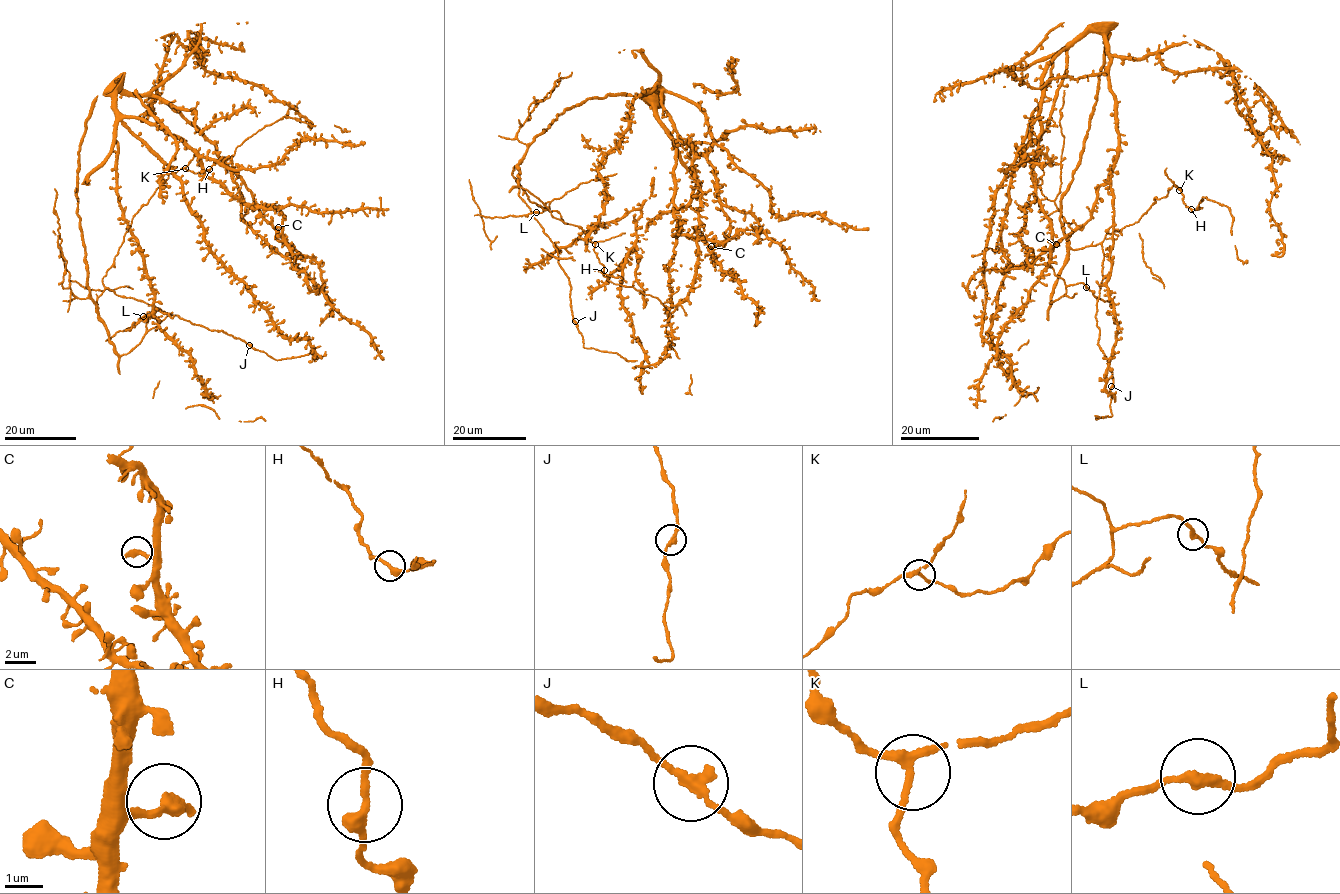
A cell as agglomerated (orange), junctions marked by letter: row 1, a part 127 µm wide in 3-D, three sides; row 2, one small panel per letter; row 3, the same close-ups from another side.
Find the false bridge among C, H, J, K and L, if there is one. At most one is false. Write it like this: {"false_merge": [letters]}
{"false_merge": []}

